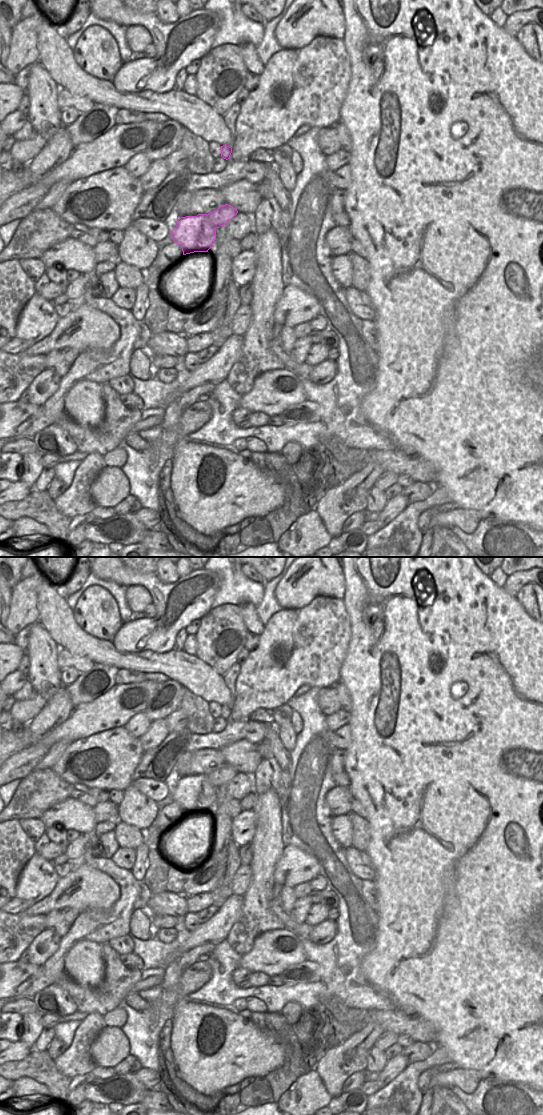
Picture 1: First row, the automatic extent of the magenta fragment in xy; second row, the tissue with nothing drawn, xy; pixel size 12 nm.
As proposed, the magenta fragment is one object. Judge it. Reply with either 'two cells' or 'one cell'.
two cells

